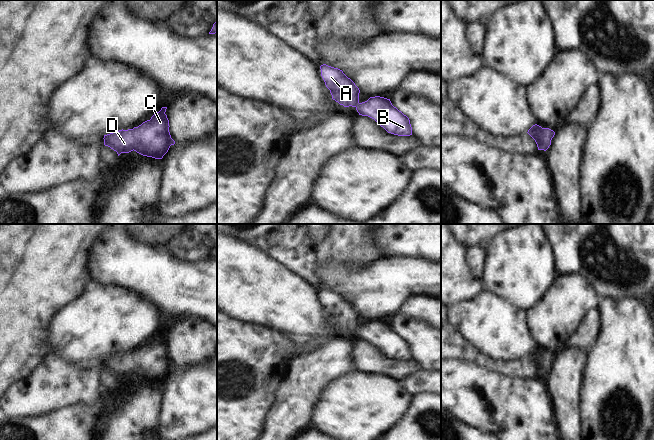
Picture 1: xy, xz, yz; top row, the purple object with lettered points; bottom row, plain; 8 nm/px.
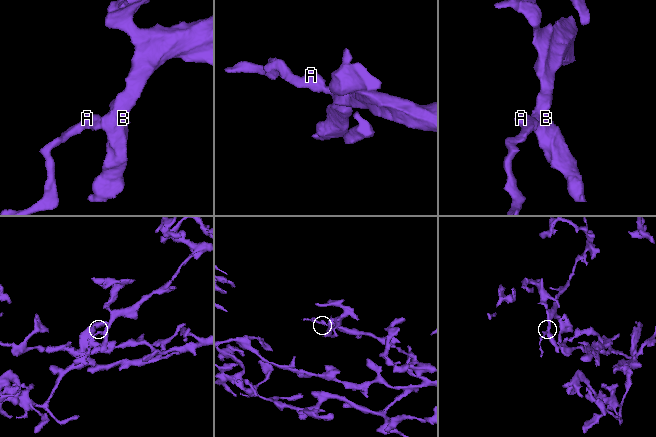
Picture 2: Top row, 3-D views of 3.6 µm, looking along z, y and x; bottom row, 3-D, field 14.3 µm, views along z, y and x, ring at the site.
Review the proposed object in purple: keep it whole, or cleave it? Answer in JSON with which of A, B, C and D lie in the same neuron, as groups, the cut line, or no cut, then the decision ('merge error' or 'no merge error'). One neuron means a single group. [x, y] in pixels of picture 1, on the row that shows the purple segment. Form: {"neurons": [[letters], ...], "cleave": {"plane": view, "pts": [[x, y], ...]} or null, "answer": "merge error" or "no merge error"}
{"neurons": [["A", "B", "C", "D"]], "cleave": null, "answer": "no merge error"}

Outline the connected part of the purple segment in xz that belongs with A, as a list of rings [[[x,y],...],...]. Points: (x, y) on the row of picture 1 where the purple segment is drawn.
[[[323,64],[321,76],[330,90],[332,99],[344,107],[355,107],[359,115],[374,119],[388,133],[398,136],[412,135],[409,118],[394,107],[390,99],[375,96],[359,102],[359,88],[342,70]]]

